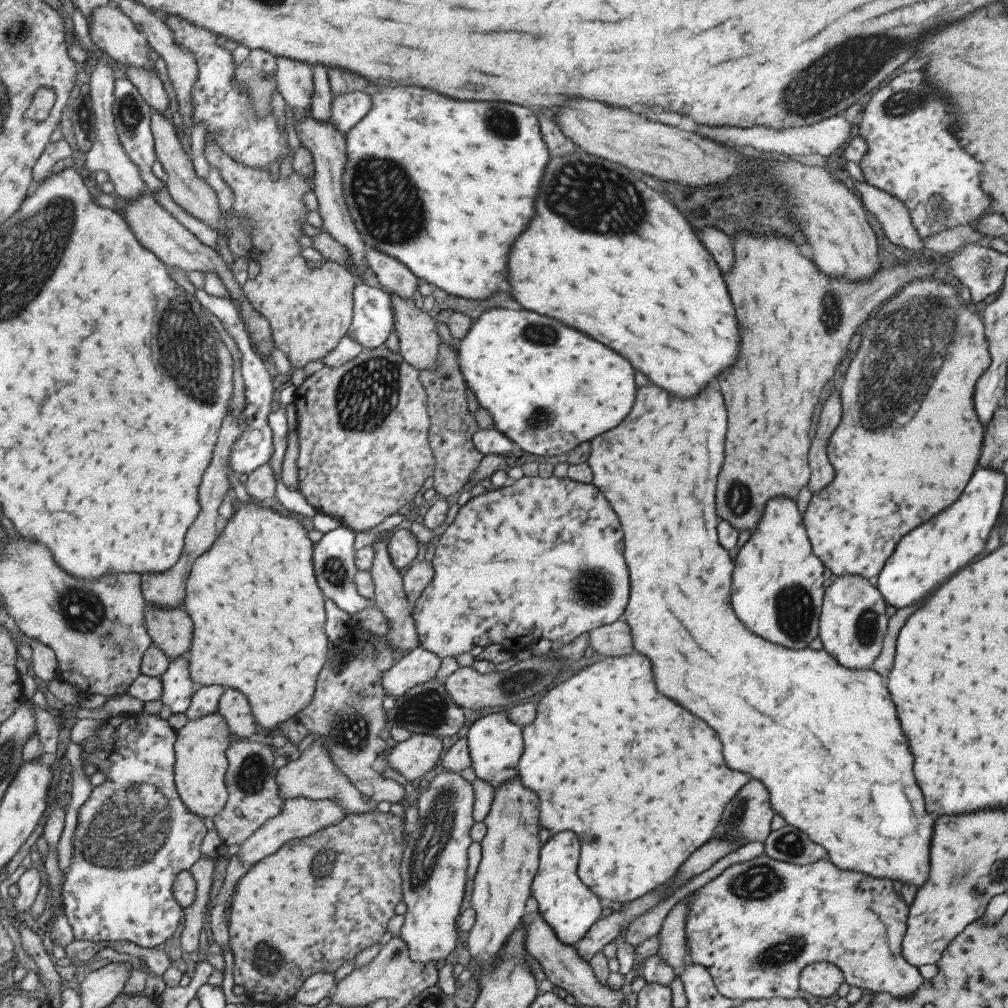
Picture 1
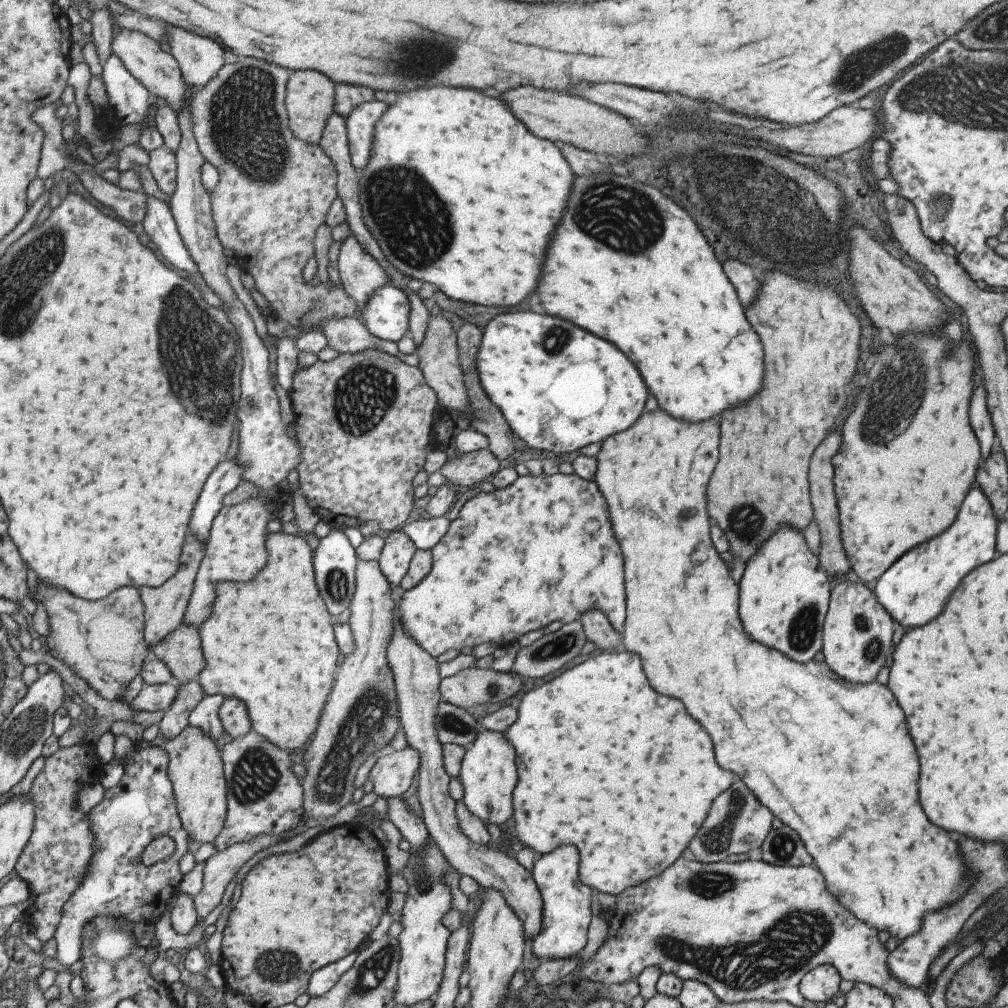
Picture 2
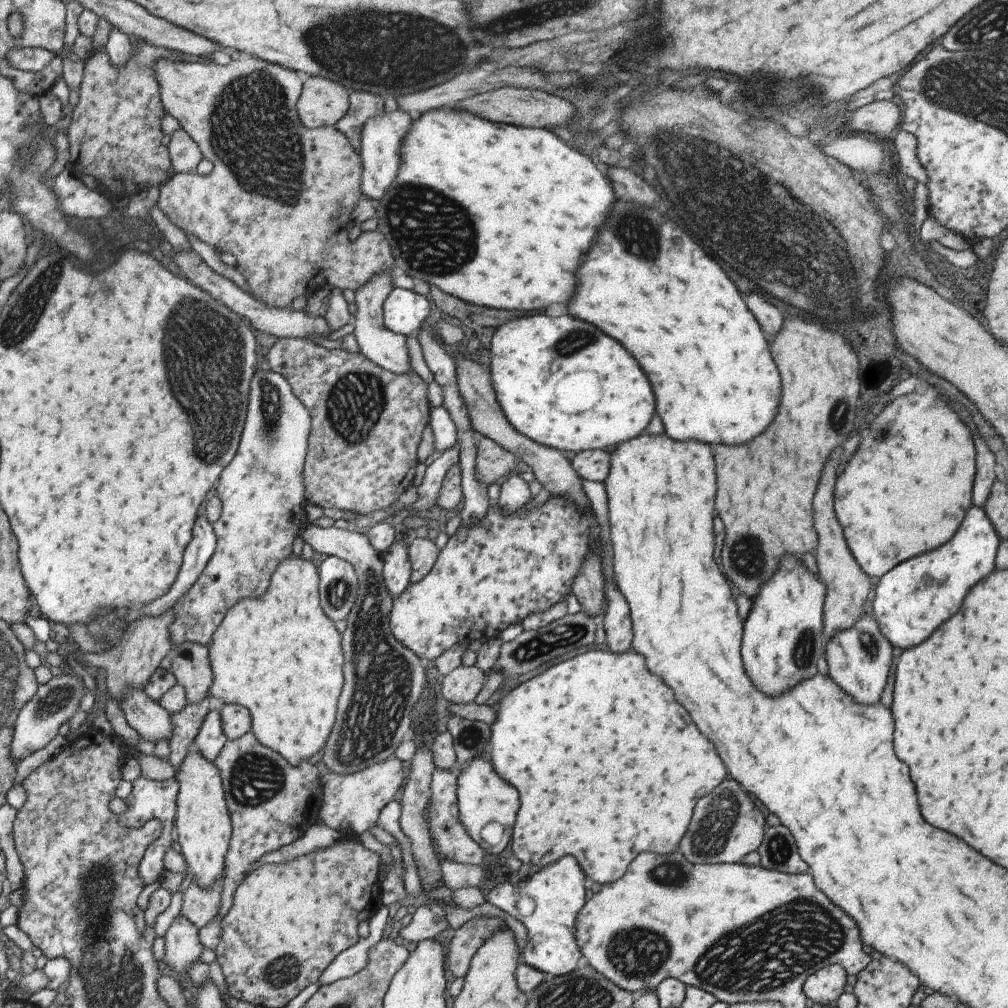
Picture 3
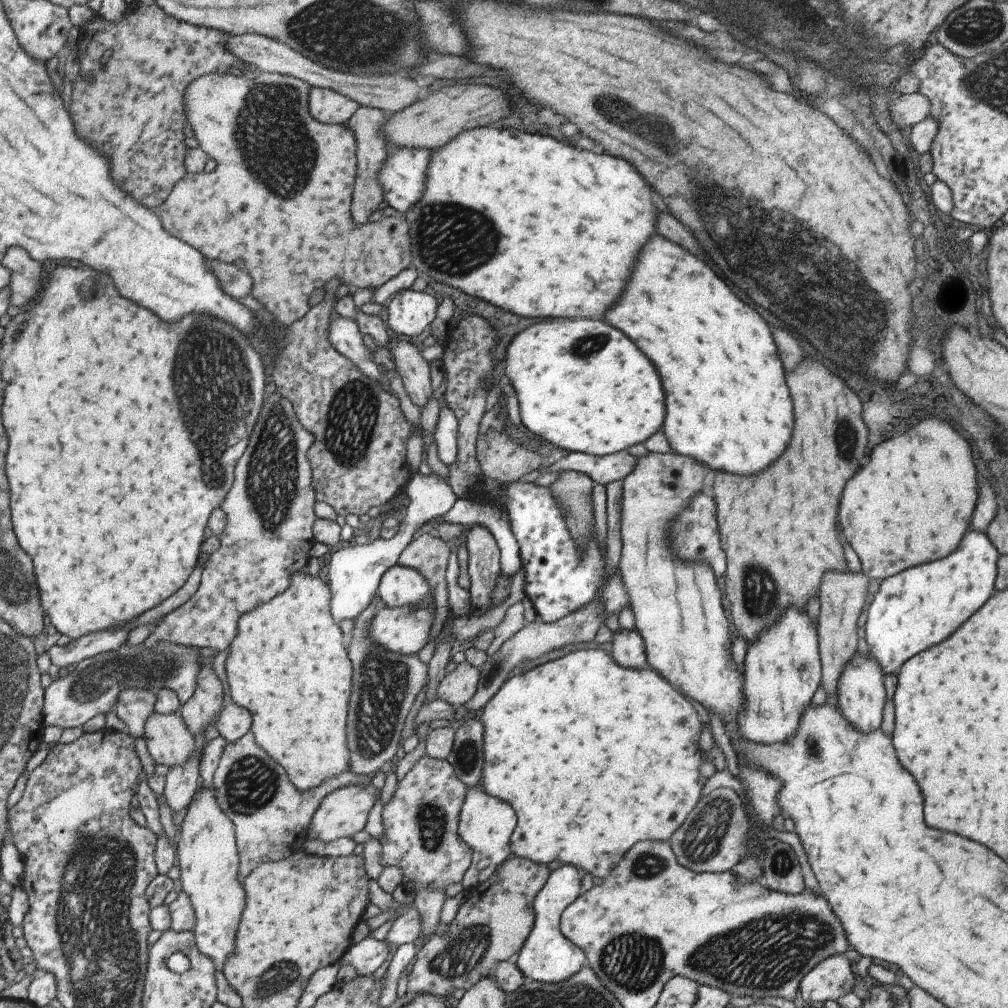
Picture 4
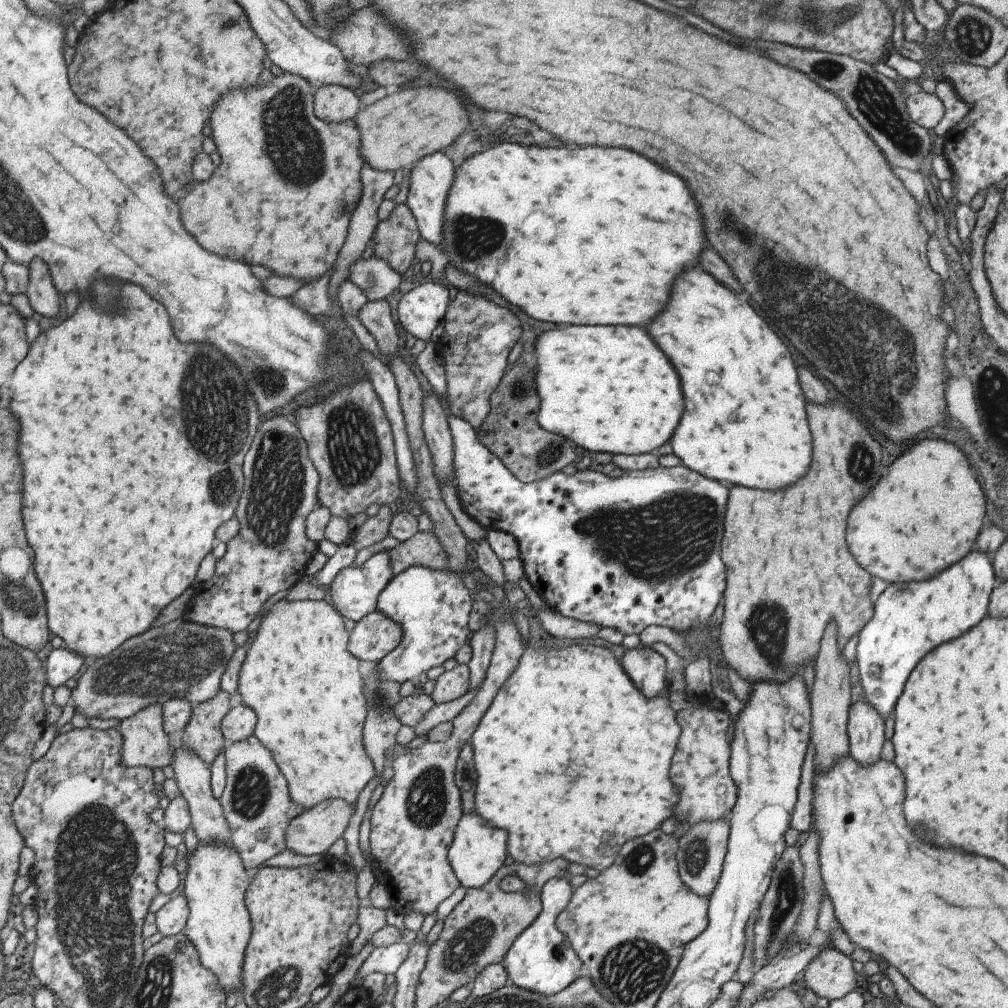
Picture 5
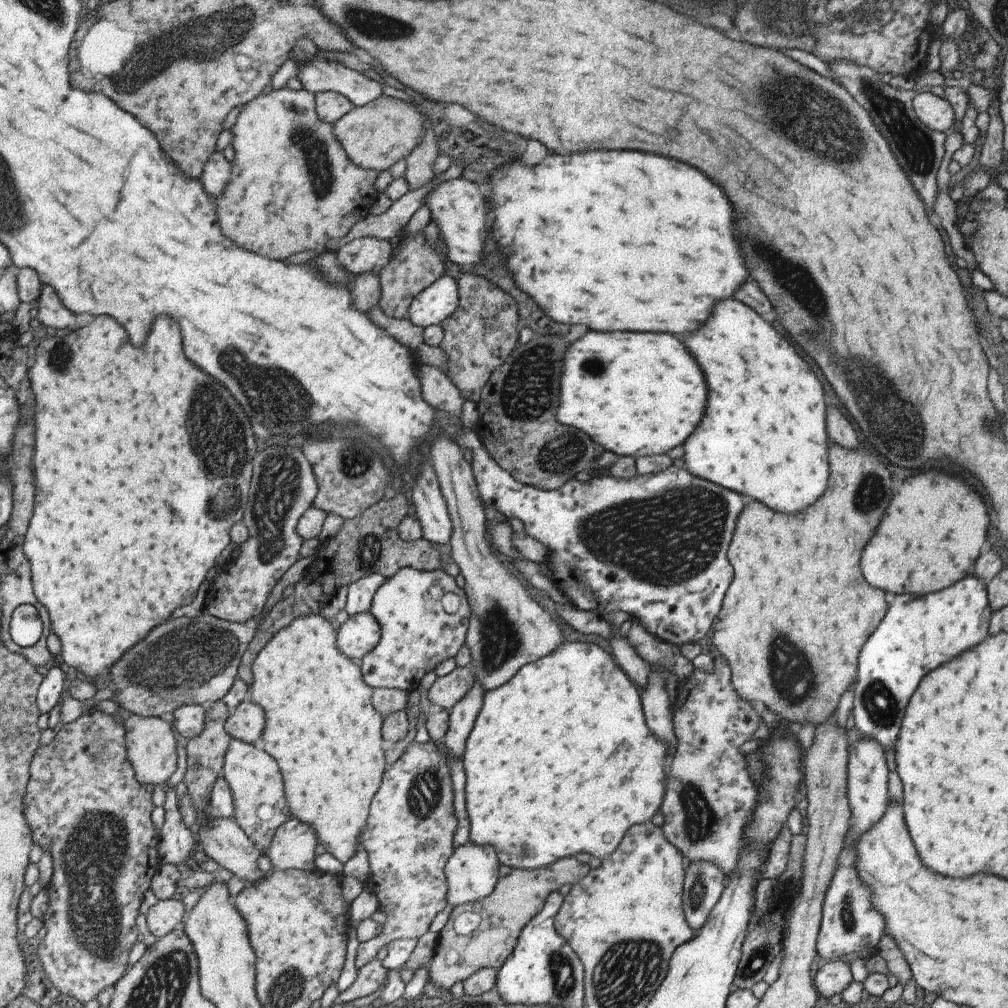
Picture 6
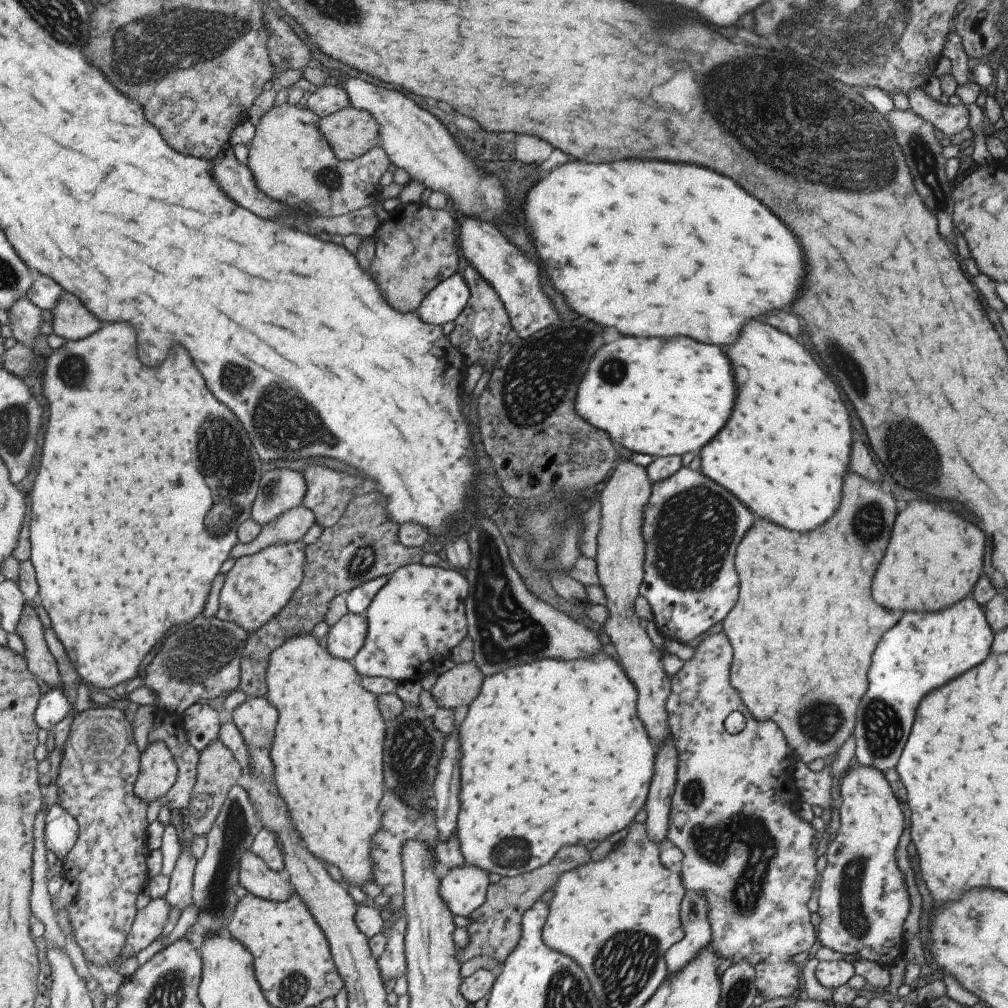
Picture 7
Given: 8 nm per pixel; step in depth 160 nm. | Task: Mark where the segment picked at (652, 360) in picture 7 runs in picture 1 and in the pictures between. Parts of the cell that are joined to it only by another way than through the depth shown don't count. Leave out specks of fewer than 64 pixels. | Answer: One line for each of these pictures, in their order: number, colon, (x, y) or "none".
1: (546, 387)
2: (558, 388)
3: (565, 385)
4: (573, 389)
5: (604, 388)
6: (634, 393)

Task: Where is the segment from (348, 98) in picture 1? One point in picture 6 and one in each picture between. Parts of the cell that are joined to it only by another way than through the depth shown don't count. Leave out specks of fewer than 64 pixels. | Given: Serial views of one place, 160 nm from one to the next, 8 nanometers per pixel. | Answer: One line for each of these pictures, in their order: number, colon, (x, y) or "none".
2: (358, 123)
3: (380, 137)
4: (401, 175)
5: (430, 177)
6: (455, 206)

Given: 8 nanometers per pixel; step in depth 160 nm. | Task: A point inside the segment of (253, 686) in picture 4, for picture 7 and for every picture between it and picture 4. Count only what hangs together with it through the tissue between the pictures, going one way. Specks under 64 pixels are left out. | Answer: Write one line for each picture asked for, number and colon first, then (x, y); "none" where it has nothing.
5: (304, 686)
6: (318, 715)
7: (326, 750)

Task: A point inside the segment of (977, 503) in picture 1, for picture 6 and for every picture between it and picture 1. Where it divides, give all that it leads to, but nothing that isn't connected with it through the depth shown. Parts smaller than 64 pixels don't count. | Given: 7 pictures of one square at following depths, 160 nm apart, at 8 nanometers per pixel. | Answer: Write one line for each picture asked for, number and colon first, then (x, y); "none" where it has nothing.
2: (912, 590)
3: (910, 600)
4: (911, 610)
5: (909, 619)
6: (916, 634)

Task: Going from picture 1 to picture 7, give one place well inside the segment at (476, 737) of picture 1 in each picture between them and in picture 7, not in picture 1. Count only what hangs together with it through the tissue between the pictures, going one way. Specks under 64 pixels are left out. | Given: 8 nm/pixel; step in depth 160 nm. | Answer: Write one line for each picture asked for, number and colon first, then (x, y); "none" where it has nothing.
2: (487, 772)
3: (487, 805)
4: (485, 823)
5: (477, 850)
6: (470, 873)
7: (463, 888)

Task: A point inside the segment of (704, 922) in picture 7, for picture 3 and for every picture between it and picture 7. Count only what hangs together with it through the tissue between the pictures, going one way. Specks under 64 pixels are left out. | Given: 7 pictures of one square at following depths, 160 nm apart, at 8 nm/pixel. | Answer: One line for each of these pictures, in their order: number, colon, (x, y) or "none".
3: (725, 825)
4: (712, 839)
5: (701, 849)
6: (702, 885)

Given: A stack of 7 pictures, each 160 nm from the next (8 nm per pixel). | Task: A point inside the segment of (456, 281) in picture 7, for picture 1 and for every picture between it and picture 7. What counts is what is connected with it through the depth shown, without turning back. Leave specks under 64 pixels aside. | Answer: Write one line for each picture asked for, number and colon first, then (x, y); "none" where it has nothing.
1: (371, 324)
2: (384, 314)
3: (403, 310)
4: (408, 312)
5: (419, 310)
6: (431, 306)

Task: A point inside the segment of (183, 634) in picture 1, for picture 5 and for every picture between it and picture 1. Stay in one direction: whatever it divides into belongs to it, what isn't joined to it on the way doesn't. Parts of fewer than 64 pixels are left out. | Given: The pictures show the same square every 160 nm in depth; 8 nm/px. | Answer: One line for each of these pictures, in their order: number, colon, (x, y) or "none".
2: (180, 651)
3: (190, 667)
4: (205, 702)
5: (201, 734)

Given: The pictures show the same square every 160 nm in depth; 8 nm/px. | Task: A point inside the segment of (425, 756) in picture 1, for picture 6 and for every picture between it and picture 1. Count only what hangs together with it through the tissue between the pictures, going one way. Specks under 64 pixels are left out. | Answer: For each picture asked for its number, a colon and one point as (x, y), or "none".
2: (392, 773)
3: (355, 800)
4: (342, 812)
5: (312, 831)
6: (292, 845)

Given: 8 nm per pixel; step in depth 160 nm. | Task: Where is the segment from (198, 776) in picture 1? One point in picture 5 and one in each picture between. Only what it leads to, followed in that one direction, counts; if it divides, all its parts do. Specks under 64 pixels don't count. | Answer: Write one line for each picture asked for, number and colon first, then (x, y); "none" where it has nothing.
2: (194, 768)
3: (202, 823)
4: (207, 857)
5: (218, 925)

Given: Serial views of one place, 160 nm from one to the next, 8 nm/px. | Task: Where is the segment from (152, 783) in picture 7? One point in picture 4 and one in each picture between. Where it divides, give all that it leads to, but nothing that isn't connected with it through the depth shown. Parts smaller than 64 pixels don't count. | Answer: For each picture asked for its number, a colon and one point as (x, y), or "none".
4: (132, 706)
5: (144, 742)
6: (150, 744)

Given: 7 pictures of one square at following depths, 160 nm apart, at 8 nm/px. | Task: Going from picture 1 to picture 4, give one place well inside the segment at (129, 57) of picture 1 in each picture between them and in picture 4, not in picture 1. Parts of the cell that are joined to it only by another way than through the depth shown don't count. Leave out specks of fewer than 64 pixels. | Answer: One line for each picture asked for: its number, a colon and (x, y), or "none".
2: (273, 191)
3: (278, 198)
4: (279, 196)

